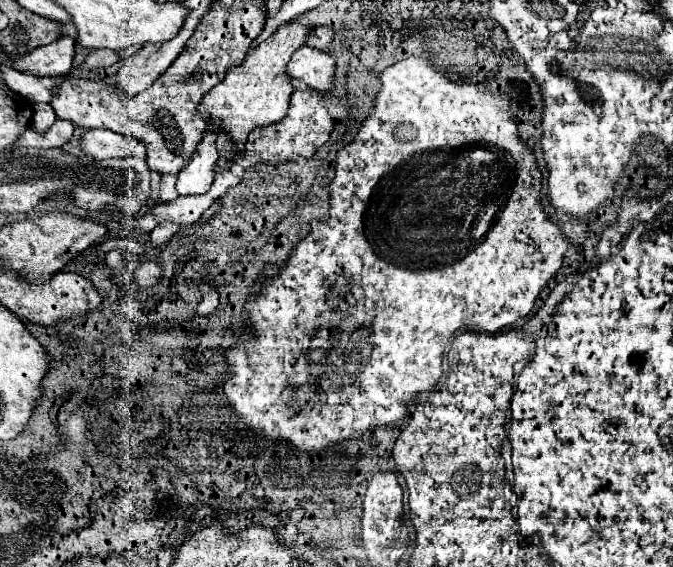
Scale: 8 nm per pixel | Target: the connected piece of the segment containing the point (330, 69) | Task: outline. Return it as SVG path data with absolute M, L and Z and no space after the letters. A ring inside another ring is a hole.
M300 46L290 58L286 66L286 74L290 78L302 80L310 88L330 90L334 76L334 60L326 52Z

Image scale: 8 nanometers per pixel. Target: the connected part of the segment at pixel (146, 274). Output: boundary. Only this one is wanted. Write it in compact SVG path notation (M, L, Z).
M146 262L138 272L136 272L136 280L140 286L150 286L156 282L156 278L160 276L160 268L154 262Z

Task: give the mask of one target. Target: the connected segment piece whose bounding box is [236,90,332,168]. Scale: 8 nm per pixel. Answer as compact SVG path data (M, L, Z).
M296 90L290 98L290 110L280 122L264 128L254 128L250 132L246 148L236 158L236 164L240 164L242 168L250 168L260 160L270 164L280 164L284 160L296 160L298 156L310 158L330 138L330 132L332 132L332 118L326 106L322 104L322 98L310 90Z

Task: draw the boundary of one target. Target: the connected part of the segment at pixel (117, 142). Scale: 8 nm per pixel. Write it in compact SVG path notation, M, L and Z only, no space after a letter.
M92 128L80 136L80 150L90 156L92 160L106 160L106 158L124 158L124 156L146 156L146 146L126 134Z

